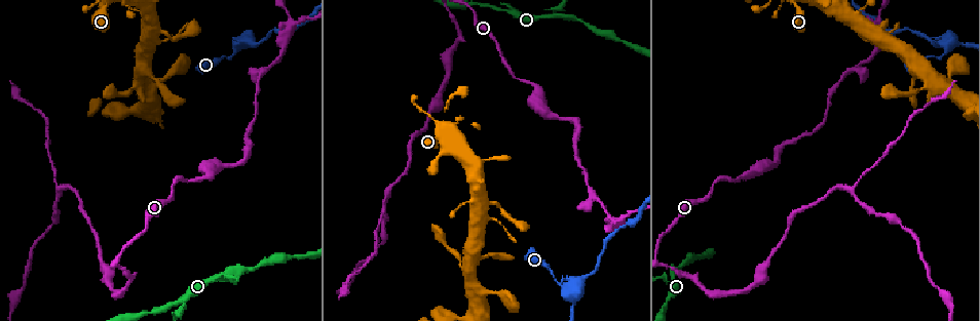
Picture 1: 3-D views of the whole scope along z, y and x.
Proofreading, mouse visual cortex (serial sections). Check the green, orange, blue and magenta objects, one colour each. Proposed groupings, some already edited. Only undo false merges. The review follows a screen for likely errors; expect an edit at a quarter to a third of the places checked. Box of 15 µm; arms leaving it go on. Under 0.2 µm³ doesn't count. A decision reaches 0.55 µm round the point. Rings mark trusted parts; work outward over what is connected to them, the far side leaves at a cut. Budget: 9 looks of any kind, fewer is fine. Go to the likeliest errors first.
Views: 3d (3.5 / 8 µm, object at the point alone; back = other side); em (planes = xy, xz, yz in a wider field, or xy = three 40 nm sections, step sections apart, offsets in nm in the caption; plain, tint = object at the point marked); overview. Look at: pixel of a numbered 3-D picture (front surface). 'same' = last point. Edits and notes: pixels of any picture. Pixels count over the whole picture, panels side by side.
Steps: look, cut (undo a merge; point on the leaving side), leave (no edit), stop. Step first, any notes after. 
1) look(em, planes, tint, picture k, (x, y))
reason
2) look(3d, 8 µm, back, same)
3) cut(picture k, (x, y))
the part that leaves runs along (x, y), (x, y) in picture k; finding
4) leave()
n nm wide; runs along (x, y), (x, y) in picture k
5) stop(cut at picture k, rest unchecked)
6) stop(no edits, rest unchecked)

look(3d, 8 µm, picture 1, (511, 11))
three arms meet

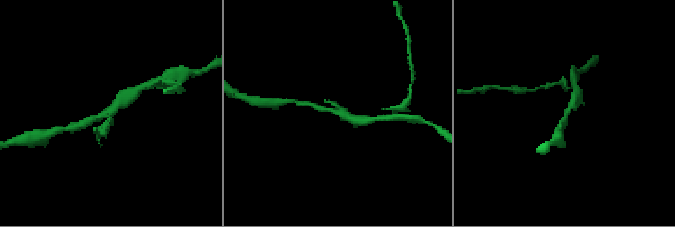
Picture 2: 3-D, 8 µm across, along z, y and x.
look(em, xy, step 3, tint, picture 2, (111, 117))
3 arms; arms of 150, 200, 300 nm

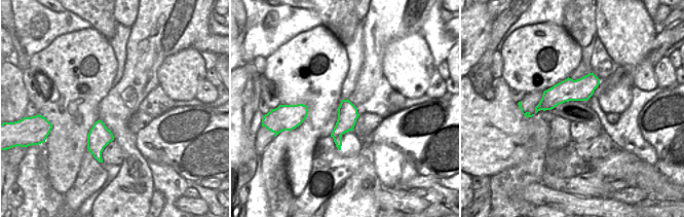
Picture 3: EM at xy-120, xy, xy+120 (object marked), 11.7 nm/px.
leave()
runs along (127, 95), (109, 108), (98, 140) in picture 2; all the same cell

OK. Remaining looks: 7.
look(3d, 3.5 µm, picture 1, (217, 280))

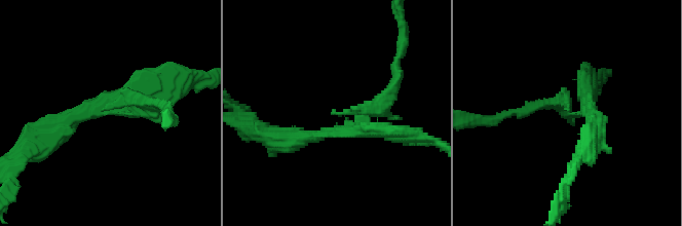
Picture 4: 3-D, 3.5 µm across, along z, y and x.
leave()
runs along (283, 139), (352, 128), (390, 89) in picture 4; continuous, no second cell

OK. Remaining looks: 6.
look(3d, 3.5 µm, picture 1, (247, 40))
sudden change in width

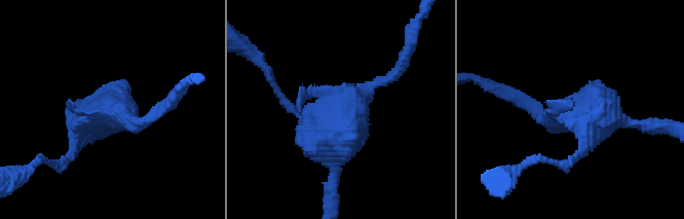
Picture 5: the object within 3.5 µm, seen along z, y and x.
look(em, xy, step 3, plain, picture 5, (106, 112))
shape alone is not enough

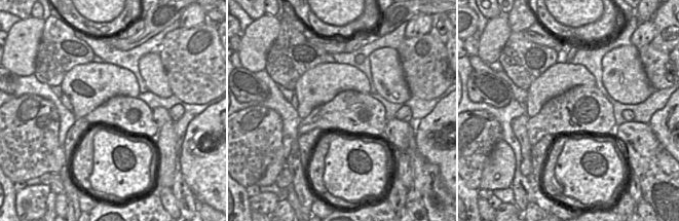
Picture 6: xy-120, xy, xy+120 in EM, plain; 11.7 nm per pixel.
look(em, xy, step 3, tint, same)
with the object marked

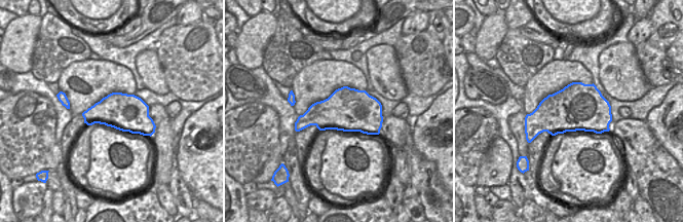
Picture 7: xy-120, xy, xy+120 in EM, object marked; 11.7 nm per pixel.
leave()
runs along (60, 165), (104, 111), (142, 123) in picture 5; one cell here

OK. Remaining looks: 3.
look(3d, 8 µm, back, picture 1, (210, 176))
abrupt turn

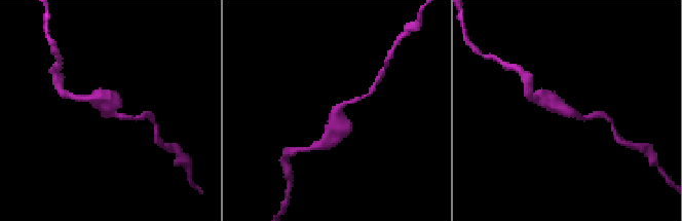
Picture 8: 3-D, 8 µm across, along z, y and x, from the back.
look(em, xy, step 2, tint, picture 8, (338, 108))

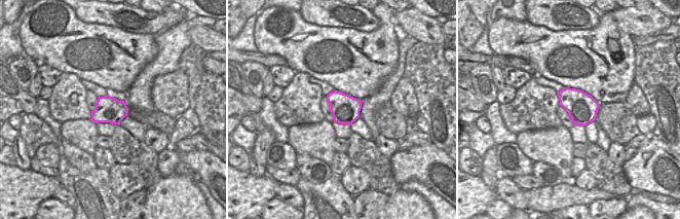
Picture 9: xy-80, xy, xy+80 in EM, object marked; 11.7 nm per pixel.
leave()
340 nm wide; runs along (363, 97), (337, 108), (337, 133) in picture 8; continuous, no second cell

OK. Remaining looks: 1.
stop(no edits, rest unchecked)

